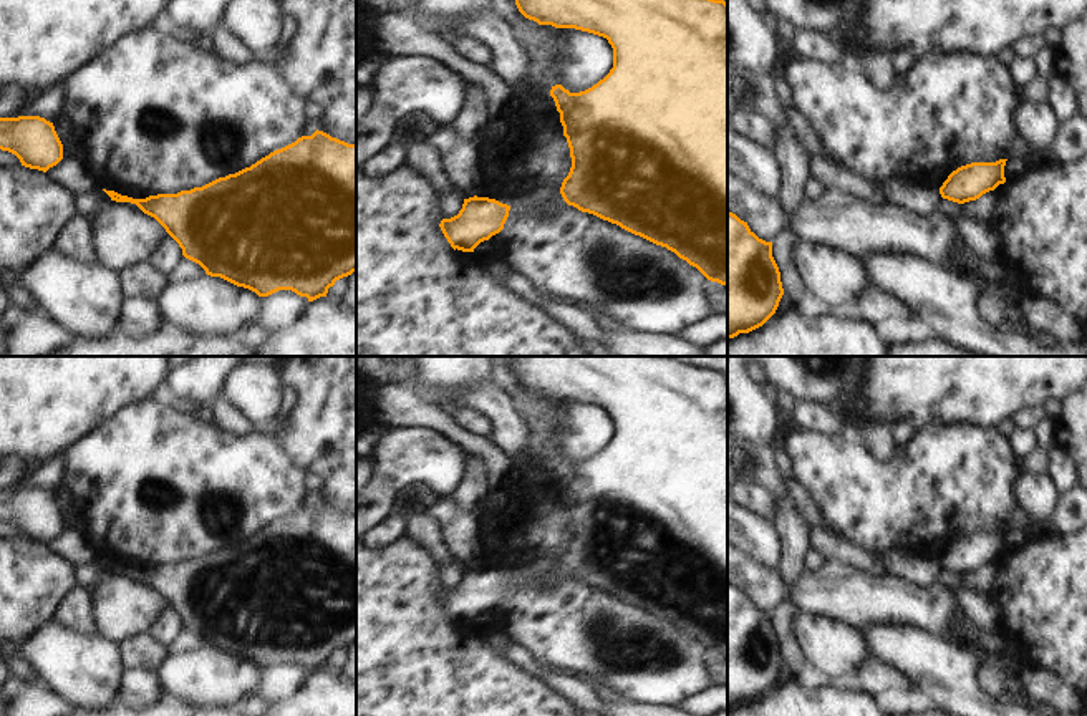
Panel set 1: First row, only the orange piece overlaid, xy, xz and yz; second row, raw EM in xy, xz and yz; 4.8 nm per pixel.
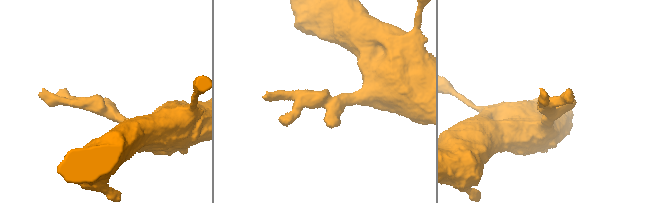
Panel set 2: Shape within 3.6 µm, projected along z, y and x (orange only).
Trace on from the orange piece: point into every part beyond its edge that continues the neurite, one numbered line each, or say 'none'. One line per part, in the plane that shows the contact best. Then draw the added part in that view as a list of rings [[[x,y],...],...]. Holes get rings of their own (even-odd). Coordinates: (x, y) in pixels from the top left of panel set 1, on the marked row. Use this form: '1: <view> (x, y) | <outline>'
none

